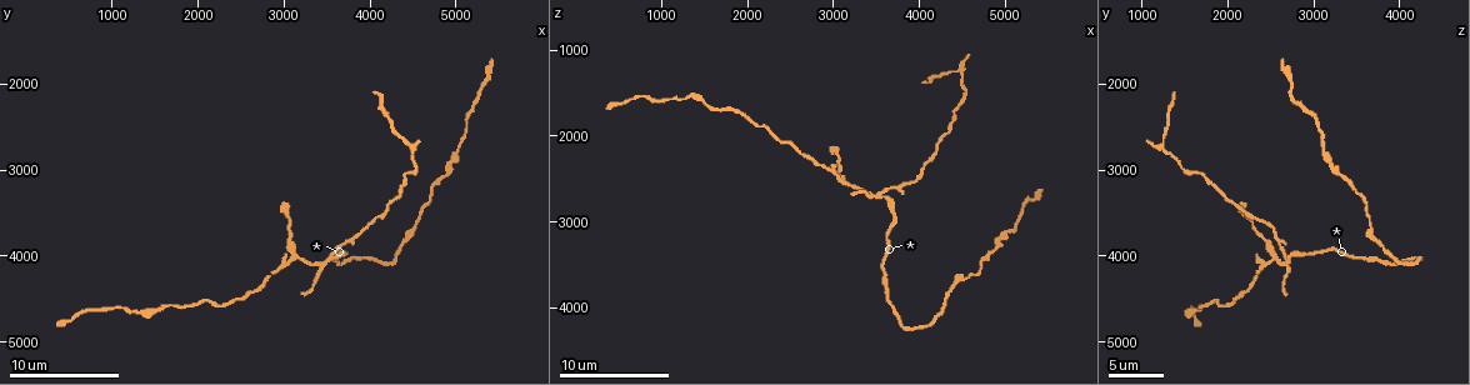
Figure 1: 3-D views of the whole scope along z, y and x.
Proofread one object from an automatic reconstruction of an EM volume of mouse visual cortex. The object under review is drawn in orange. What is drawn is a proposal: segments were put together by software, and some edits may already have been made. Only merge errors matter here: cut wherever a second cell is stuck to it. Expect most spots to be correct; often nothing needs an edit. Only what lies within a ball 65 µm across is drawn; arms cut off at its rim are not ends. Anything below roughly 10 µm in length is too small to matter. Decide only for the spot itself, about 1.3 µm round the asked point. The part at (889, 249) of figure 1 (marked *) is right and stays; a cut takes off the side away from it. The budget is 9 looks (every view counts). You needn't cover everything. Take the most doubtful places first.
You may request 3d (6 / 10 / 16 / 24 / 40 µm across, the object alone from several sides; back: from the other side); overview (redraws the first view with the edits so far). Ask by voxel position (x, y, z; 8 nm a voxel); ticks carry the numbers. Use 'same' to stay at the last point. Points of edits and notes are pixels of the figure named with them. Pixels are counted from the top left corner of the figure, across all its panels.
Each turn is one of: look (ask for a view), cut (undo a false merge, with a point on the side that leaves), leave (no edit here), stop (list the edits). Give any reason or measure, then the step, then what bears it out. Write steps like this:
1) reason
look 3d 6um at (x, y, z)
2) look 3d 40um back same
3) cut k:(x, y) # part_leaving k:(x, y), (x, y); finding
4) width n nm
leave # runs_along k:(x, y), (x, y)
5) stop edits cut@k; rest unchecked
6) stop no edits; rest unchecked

a fork
look 3d 10um at (3550, 4000, 2650)

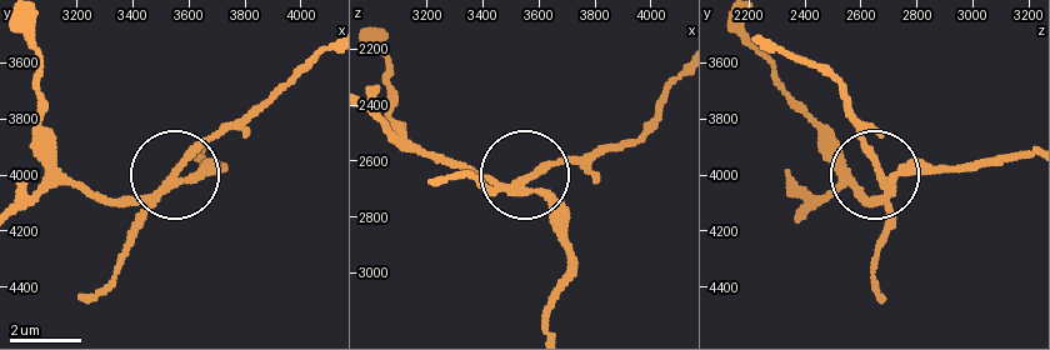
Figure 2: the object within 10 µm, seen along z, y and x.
width 200 nm
cut 2:(190, 151) # part_leaving 2:(169, 186), (326, 49); two cells meet here

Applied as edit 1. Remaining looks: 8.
look overview

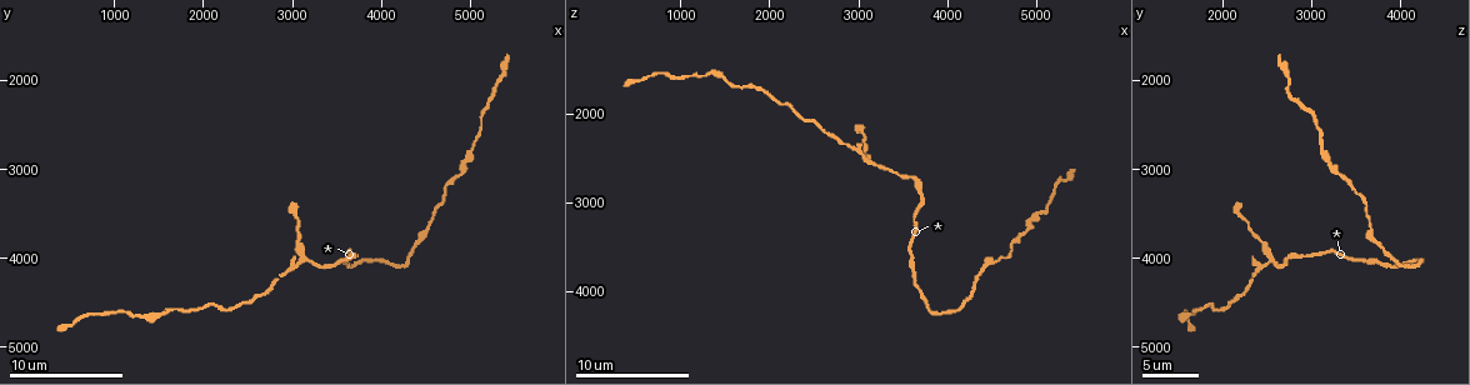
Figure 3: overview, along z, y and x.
three arms meet
look 3d 6um at (3000, 4100, 2450)

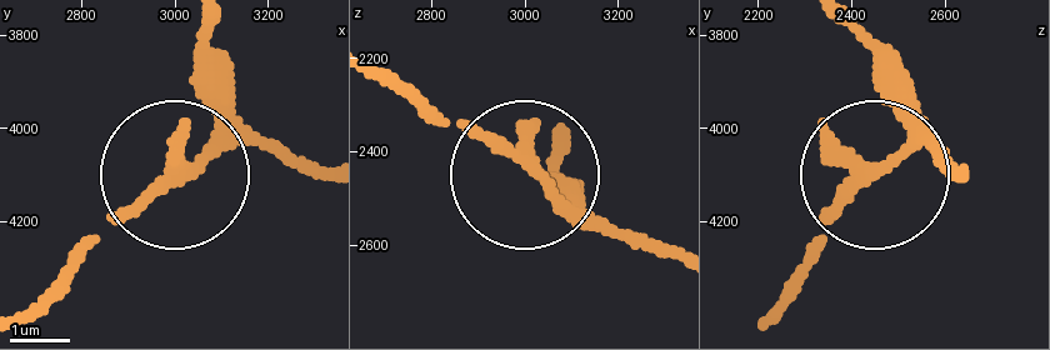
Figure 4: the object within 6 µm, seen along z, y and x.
leave # runs_along 4:(326, 168), (223, 143), (48, 296); continuous, no second cell

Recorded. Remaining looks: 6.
look 3d 10um at (4500, 3650, 3650)

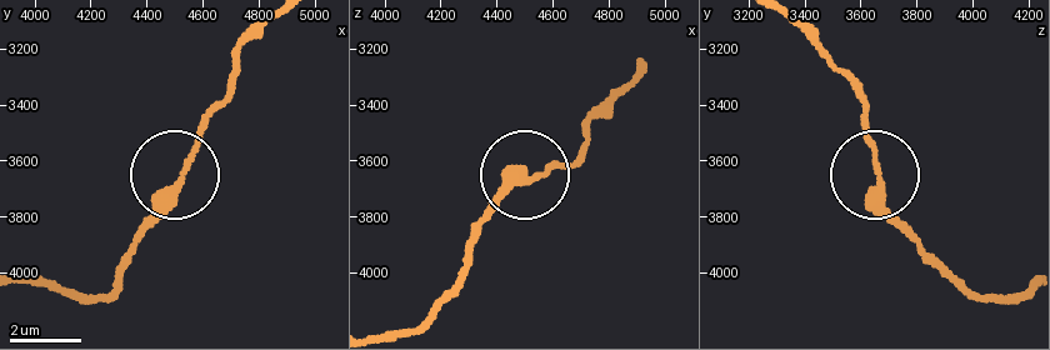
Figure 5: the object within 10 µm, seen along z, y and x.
look 3d 6um at (4520, 3640, 3660)

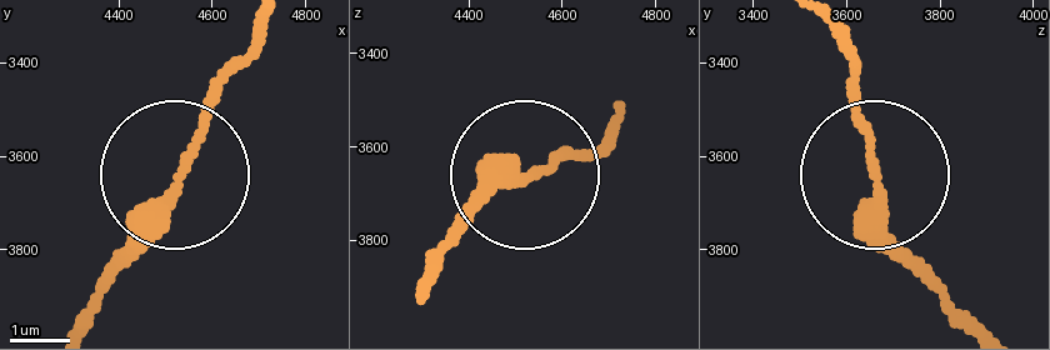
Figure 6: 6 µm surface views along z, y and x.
width 250 nm
leave # runs_along 6:(75, 323), (259, 24); one cell here

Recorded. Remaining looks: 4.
look 3d 10um at (5150, 2350, 3050)

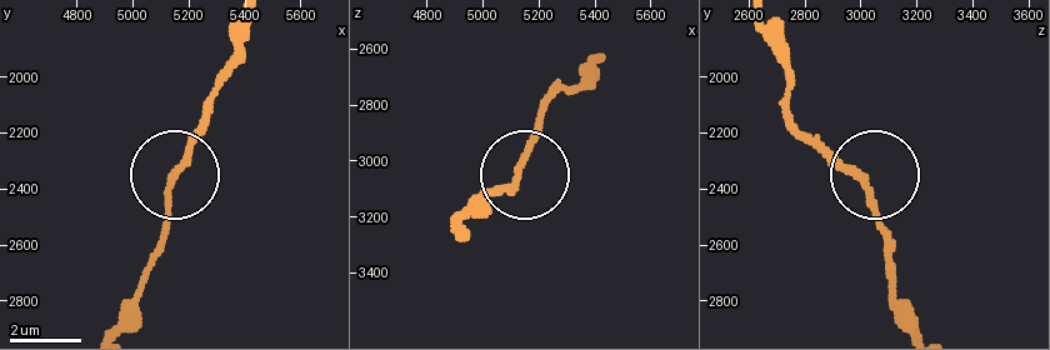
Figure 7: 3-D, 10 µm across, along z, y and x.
leave # runs_along 7:(118, 329), (160, 239), (169, 185), (208, 108); all the same cell

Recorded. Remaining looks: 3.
stop edits cut@2; rest unchecked

